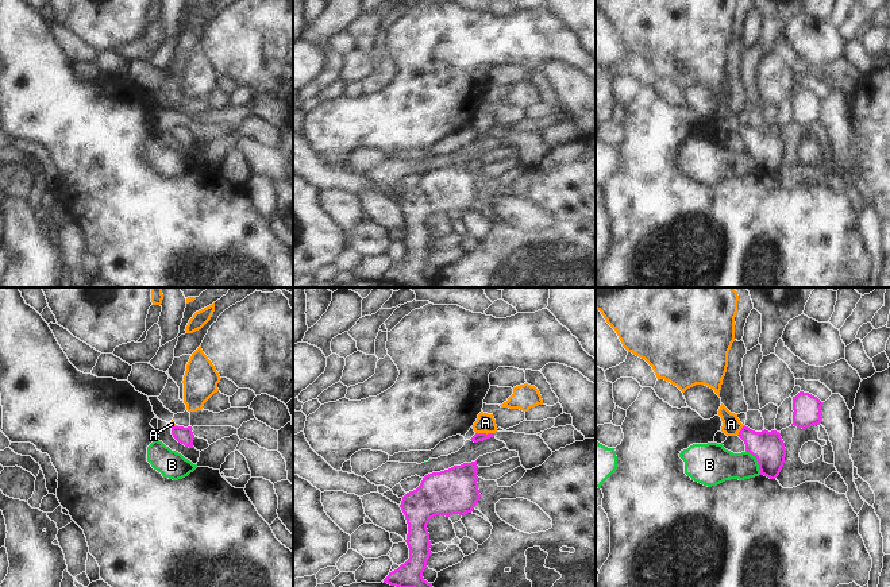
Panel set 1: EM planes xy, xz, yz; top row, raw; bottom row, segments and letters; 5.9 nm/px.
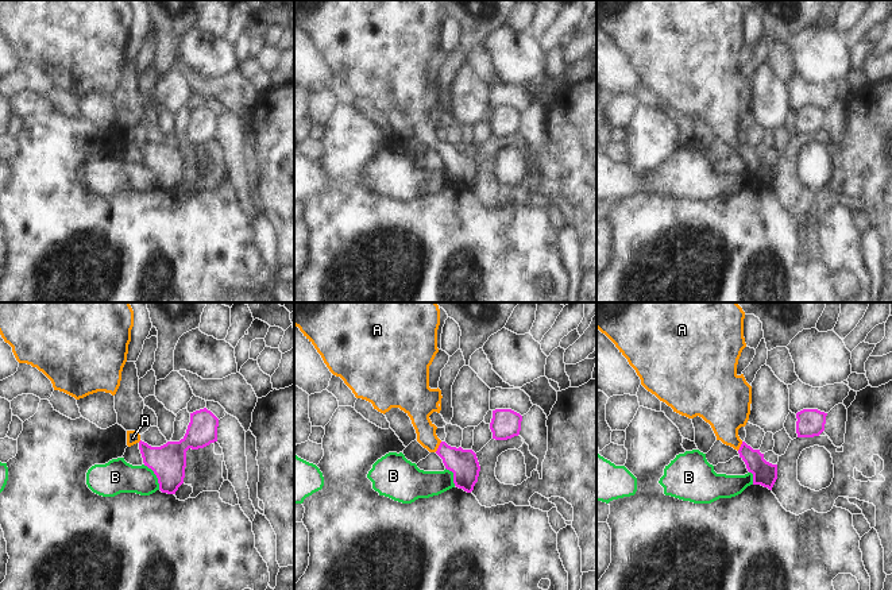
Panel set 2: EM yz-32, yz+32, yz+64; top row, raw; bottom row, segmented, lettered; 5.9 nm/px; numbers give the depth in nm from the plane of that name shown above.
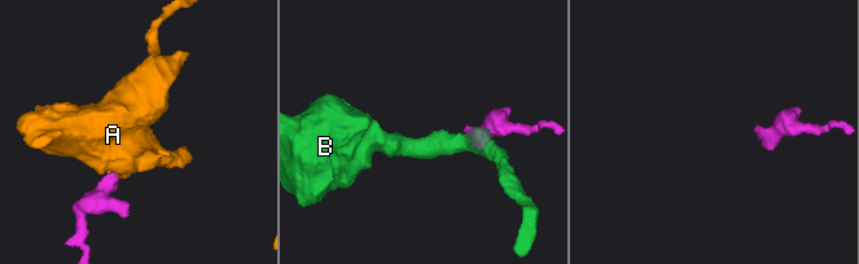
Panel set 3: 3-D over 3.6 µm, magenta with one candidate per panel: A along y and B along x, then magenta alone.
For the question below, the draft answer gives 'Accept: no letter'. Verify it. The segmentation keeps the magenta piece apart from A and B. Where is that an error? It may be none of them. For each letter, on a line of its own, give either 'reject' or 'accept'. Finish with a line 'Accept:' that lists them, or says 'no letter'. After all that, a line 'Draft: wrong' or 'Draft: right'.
A: accept
B: reject
Accept: A
Draft: wrong

